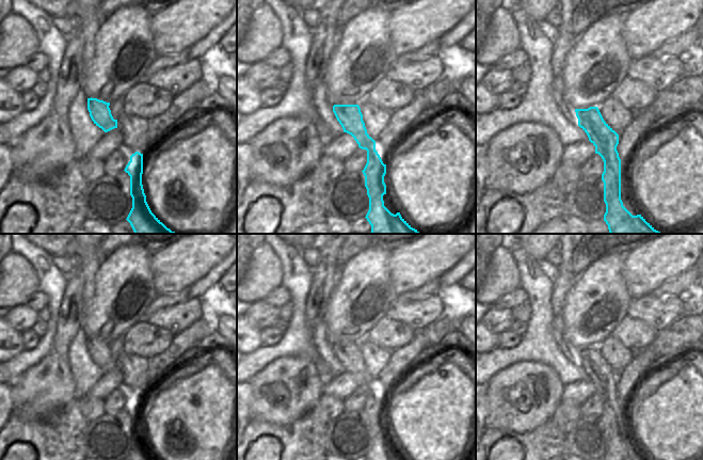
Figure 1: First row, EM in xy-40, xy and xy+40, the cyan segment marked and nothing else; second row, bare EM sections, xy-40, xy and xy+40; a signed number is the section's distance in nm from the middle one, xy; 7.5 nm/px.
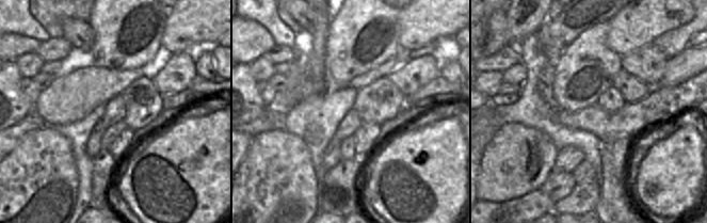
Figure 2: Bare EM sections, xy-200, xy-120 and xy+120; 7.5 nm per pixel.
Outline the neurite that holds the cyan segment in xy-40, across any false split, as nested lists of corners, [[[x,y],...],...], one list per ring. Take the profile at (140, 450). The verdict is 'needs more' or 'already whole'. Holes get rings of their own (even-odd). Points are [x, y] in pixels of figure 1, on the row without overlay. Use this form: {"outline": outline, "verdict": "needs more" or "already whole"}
{"outline": [[[135,391],[124,409],[130,415],[132,447],[127,460],[160,460],[150,449],[142,424],[143,393]]], "verdict": "already whole"}

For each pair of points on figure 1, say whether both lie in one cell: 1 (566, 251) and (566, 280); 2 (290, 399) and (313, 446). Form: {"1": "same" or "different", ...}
{"1": "same", "2": "different"}

